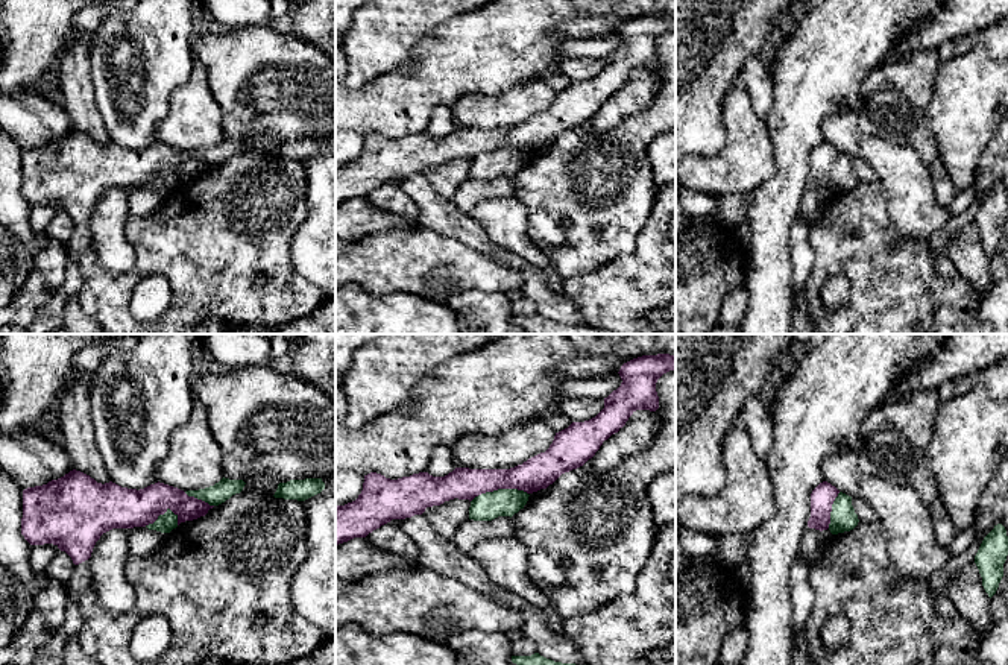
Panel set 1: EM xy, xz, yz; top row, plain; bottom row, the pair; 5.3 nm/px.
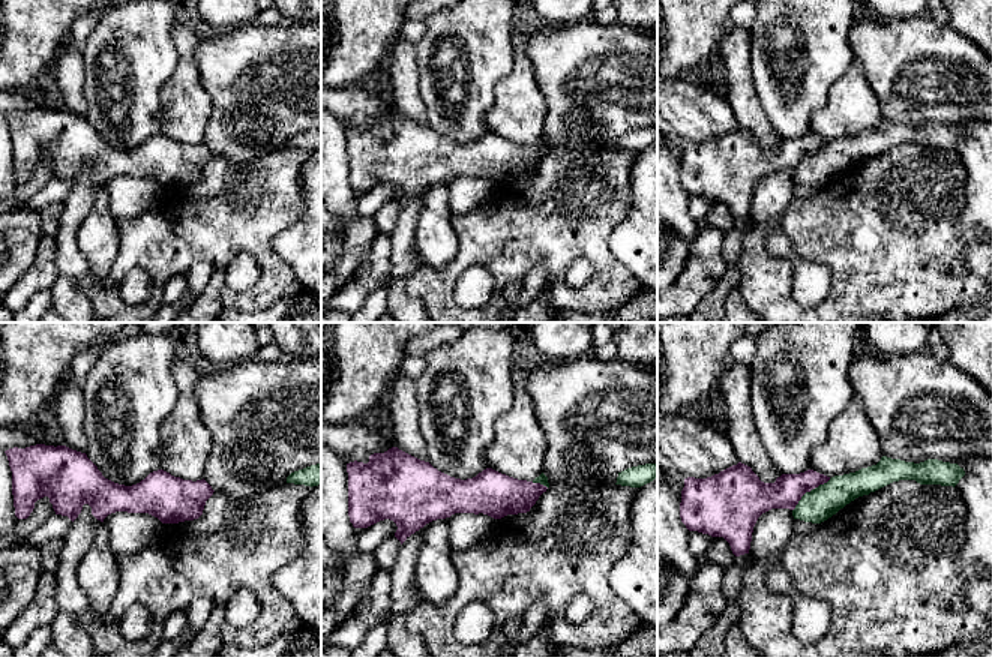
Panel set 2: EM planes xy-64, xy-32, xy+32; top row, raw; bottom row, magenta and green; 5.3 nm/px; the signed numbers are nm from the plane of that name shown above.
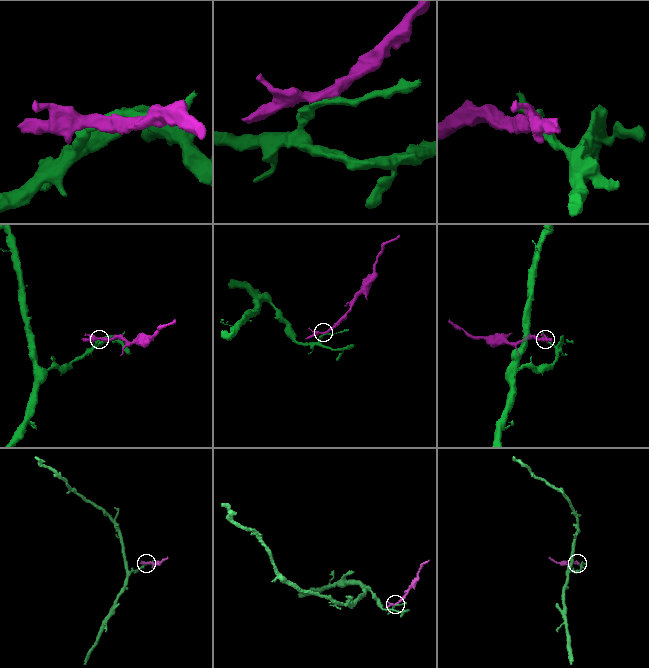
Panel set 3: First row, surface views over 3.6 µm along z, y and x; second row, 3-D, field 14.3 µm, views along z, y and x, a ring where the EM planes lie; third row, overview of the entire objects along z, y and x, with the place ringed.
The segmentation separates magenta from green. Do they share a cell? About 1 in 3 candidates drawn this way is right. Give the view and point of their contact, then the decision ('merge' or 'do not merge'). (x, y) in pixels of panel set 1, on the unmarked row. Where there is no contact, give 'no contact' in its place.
contact xz (498, 148); do not merge

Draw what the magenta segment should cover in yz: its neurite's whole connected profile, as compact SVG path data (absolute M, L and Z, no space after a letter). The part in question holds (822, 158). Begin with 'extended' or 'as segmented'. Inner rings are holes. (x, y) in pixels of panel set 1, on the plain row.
as segmented | M827 141L820 143L811 153L811 178L809 188L827 190L830 184L830 172L839 150Z

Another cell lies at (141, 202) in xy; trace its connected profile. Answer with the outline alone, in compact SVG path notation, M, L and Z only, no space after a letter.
M134 187L128 193L129 217L144 219L161 208L167 193L149 190L147 187Z

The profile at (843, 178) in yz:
M839 152L832 164L829 190L832 194L850 191L859 179L852 165L852 156Z

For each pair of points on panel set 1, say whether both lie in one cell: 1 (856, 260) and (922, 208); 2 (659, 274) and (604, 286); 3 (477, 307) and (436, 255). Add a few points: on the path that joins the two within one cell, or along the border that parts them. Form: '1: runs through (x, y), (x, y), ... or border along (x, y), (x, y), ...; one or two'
1: border along (887, 193), (893, 225), (905, 237), (928, 240); two
2: runs through (645, 281), (635, 286), (618, 286); one
3: border along (501, 292), (463, 290), (444, 301); two

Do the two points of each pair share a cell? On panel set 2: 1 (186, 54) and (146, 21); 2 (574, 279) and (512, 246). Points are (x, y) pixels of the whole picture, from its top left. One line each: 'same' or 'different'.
1: different
2: different

